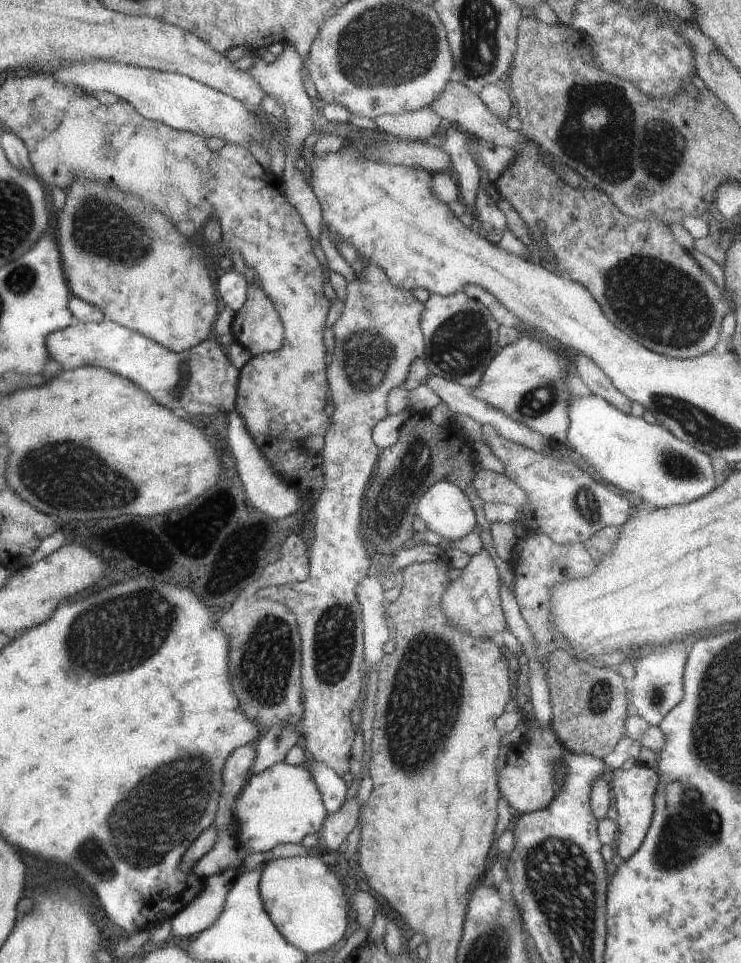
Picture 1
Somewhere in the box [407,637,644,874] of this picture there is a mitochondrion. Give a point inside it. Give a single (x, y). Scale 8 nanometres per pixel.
(603, 692)

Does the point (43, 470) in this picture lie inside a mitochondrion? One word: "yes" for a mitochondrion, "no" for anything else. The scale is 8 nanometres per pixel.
yes

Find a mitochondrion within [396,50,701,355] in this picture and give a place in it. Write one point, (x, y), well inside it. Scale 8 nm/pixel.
(612, 152)

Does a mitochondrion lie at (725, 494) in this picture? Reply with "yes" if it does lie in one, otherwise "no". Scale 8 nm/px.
no

